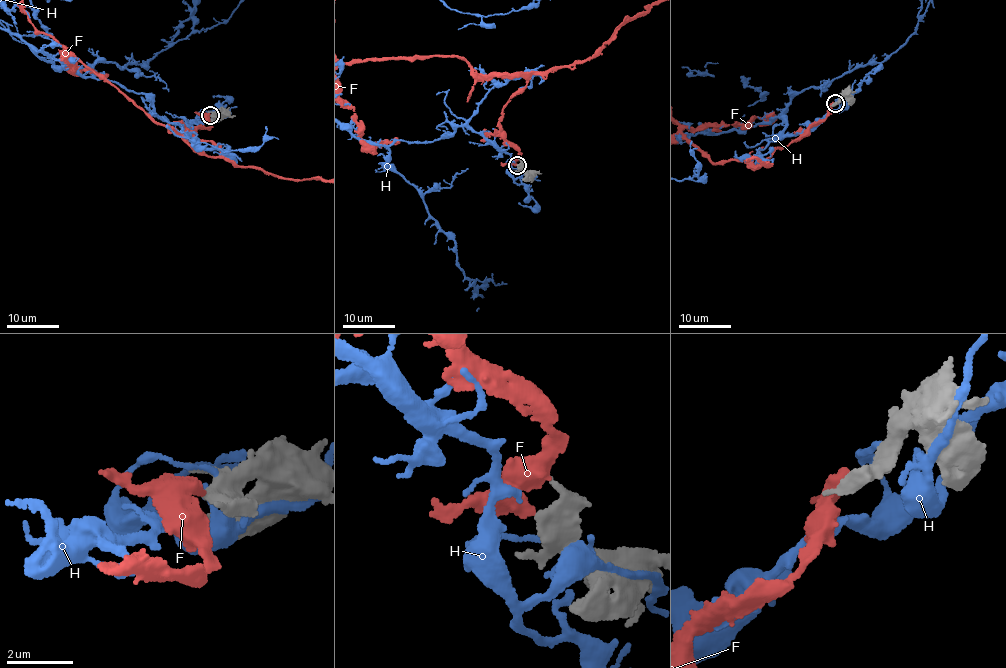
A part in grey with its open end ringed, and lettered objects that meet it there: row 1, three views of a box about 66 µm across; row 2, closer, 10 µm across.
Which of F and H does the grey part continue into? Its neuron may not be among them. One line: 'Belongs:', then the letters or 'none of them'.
Belongs: F

